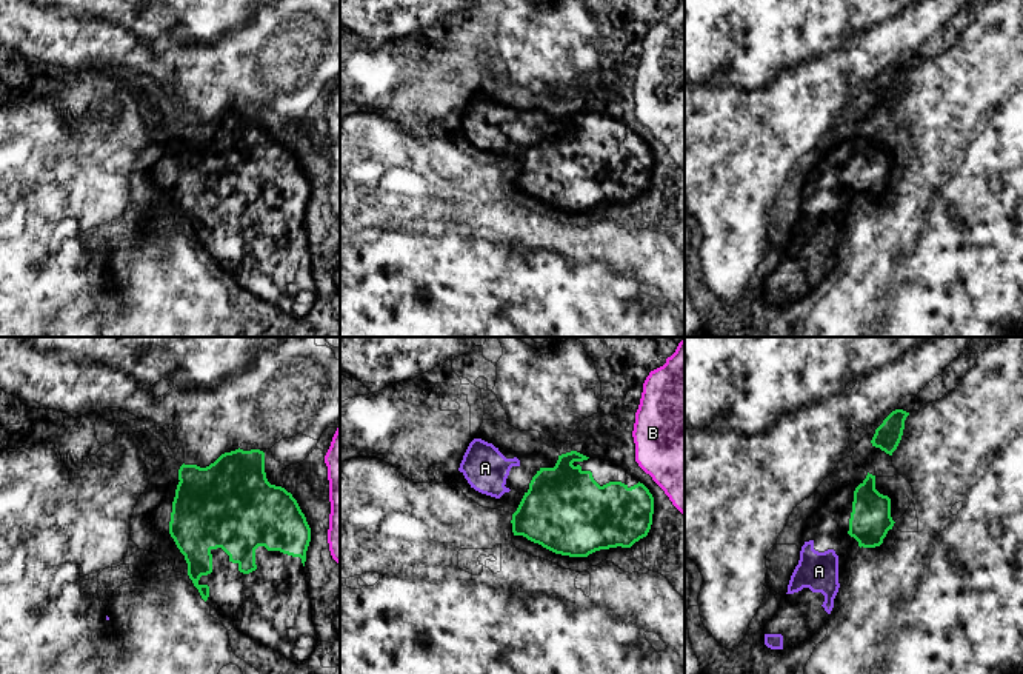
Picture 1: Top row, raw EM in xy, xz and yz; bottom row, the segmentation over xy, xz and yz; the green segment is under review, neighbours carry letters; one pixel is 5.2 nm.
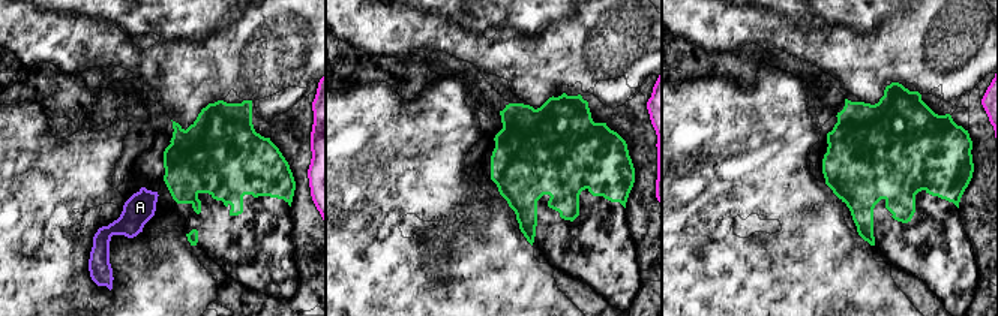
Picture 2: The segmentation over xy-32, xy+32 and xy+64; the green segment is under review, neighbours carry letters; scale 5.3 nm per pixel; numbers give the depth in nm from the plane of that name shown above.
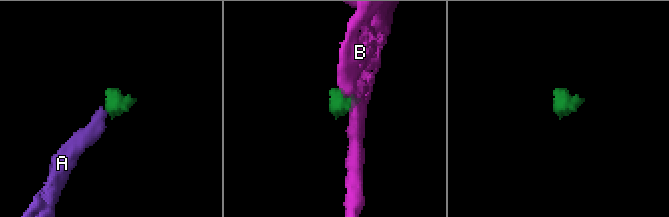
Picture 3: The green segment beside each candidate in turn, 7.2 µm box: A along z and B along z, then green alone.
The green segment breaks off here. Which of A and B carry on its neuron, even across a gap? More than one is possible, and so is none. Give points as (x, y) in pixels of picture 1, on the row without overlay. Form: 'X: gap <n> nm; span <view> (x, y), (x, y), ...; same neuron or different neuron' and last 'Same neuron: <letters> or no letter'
A: gap 80 nm; span xz (523, 151), (509, 145); same neuron
B: gap 60 nm; span xz (645, 142), (653, 134); different neuron
Same neuron: A

